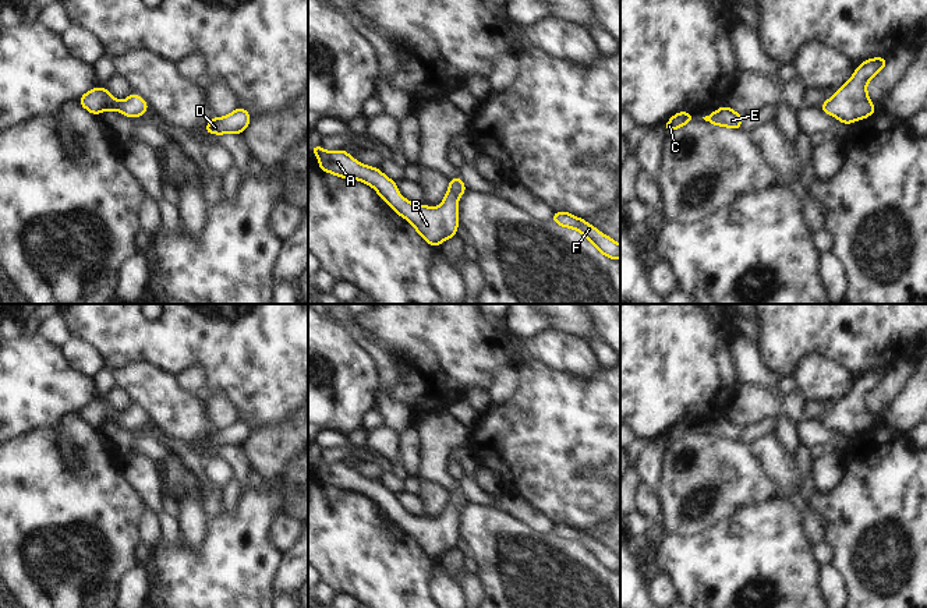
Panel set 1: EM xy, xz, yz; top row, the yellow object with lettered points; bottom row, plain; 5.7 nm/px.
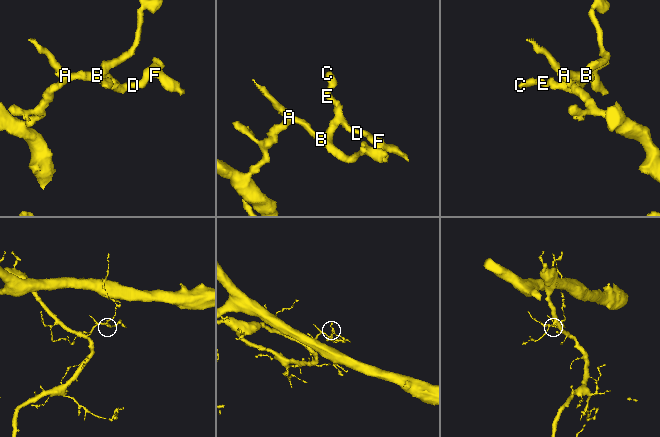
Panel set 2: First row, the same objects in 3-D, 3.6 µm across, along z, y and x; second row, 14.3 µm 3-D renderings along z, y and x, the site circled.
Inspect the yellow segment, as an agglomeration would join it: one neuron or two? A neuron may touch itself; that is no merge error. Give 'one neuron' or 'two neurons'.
one neuron

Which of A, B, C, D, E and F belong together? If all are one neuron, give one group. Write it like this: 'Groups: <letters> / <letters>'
Groups: A B C D E F

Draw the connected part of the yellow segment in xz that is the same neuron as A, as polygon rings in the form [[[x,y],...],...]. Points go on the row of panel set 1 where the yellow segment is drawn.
[[[312,145],[311,152],[318,156],[321,172],[343,178],[355,178],[375,188],[397,215],[413,223],[415,231],[429,245],[438,247],[442,241],[456,237],[459,226],[456,205],[461,194],[467,191],[460,176],[449,181],[449,190],[442,205],[429,208],[403,198],[397,191],[396,181],[386,177],[378,167],[357,162],[344,149],[326,152],[322,146]]]

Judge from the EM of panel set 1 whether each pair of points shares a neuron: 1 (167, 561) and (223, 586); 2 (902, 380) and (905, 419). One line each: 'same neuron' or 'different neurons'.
1: same neuron
2: different neurons

